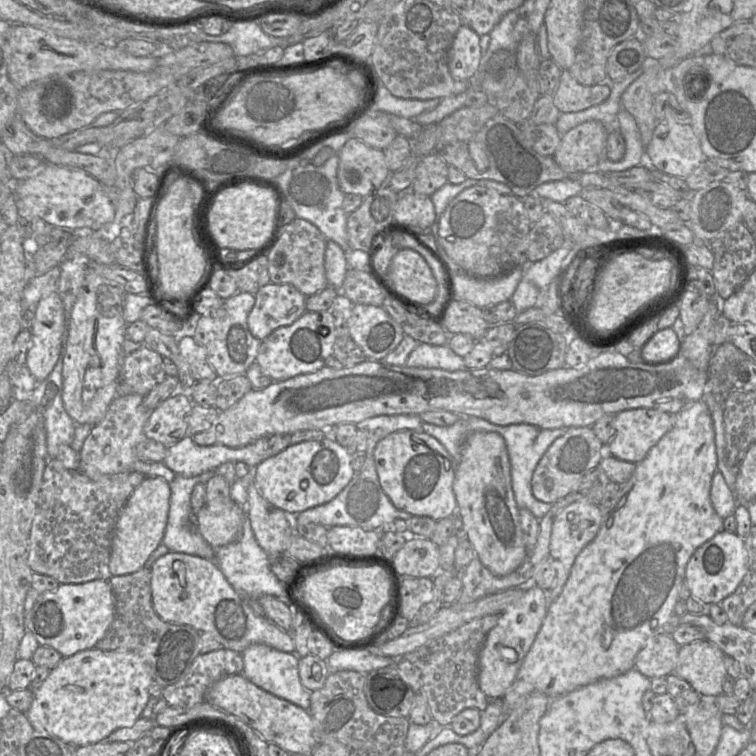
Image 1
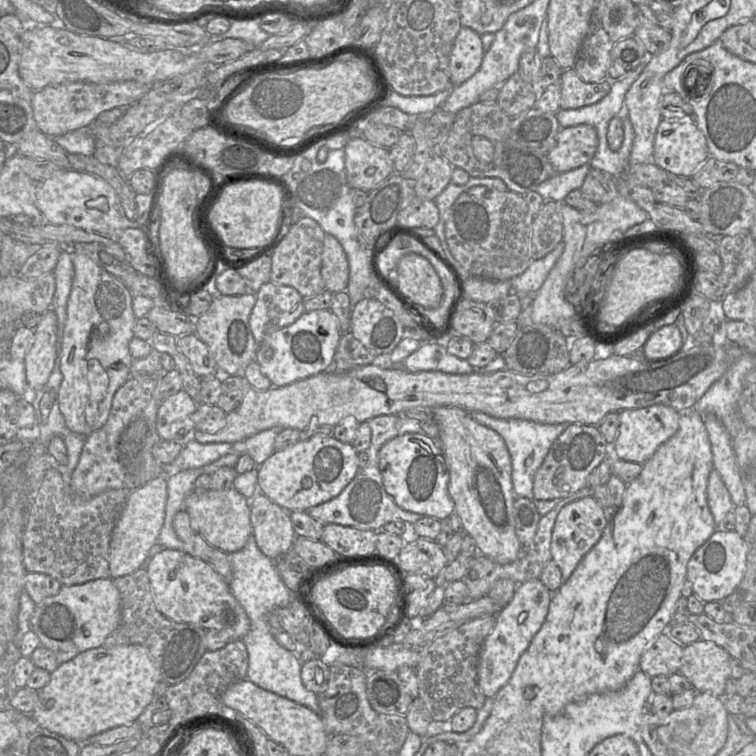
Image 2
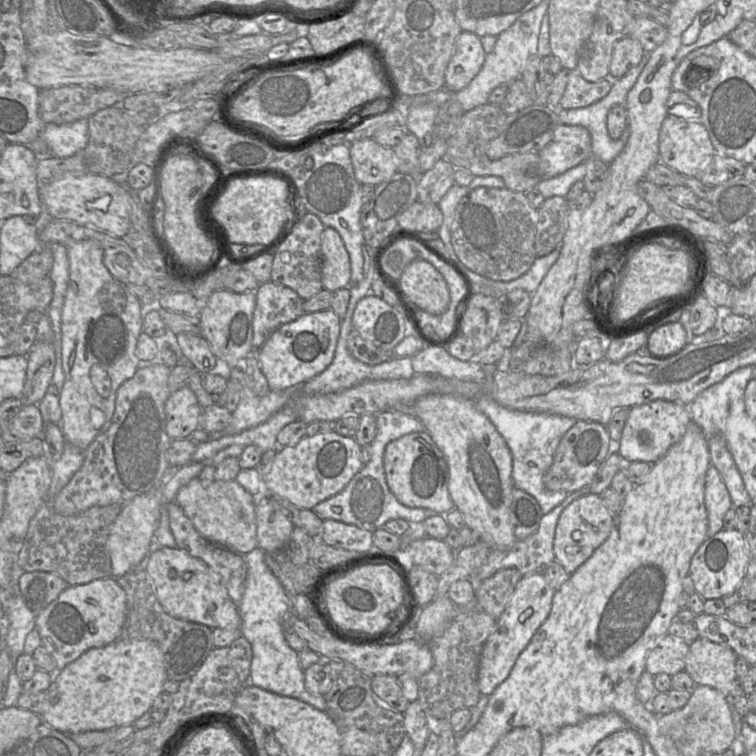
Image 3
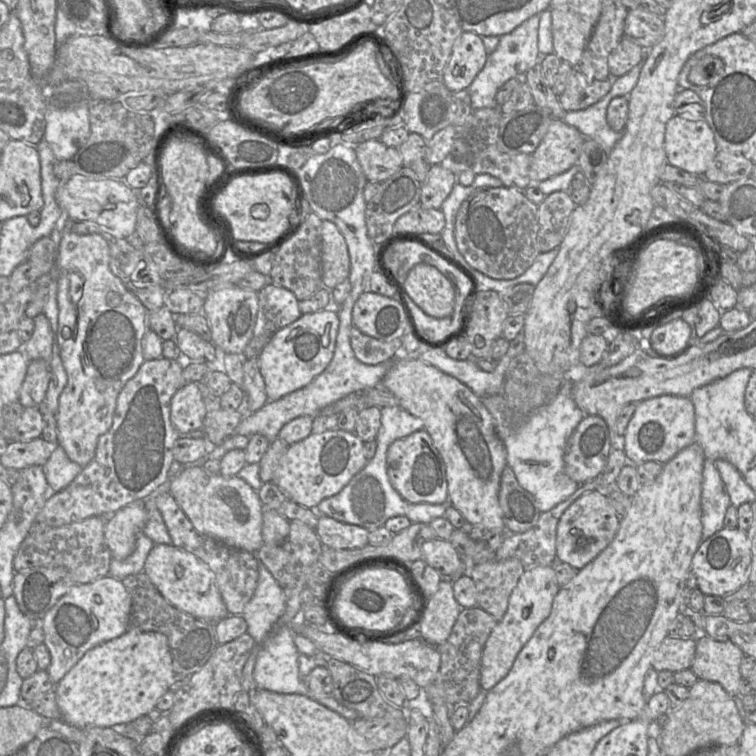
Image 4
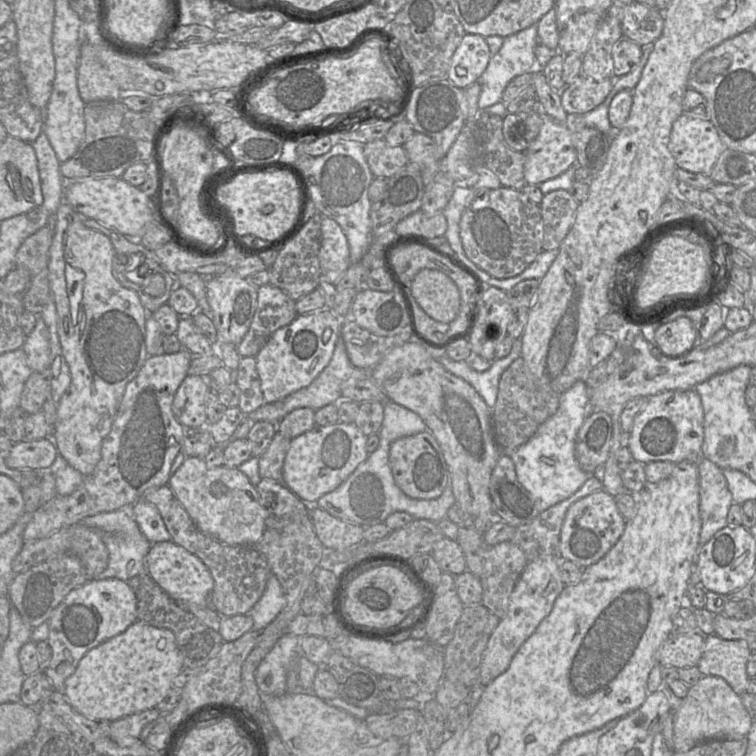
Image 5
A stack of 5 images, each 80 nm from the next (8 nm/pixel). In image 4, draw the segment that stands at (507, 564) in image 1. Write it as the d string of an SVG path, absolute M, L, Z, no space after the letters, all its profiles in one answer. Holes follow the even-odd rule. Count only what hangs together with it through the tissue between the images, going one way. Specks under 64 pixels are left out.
M401 355L393 359L381 385L398 398L401 408L423 422L424 430L429 433L444 460L448 499L451 504L461 512L467 522L473 525L482 524L493 534L504 534L506 527L498 494L503 470L508 465L507 451L496 433L492 415L482 399L459 380L423 362L417 355Z

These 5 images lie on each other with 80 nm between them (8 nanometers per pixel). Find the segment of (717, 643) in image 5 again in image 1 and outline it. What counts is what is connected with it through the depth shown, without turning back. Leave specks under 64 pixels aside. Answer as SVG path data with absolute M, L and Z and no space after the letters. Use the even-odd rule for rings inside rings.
M706 639L680 646L673 673L686 680L700 696L719 696L728 676L724 655Z

